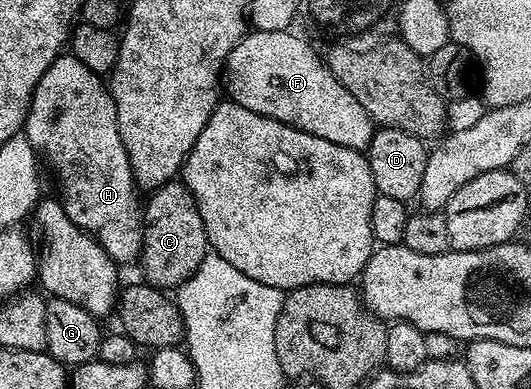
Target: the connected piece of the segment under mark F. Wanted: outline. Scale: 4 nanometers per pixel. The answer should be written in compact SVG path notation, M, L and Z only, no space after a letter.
M251 29L238 41L226 57L224 67L224 90L230 93L229 101L320 136L320 140L365 151L376 129L374 119L364 112L360 100L336 80L323 55L317 54L300 35L292 33L289 29L272 32Z

